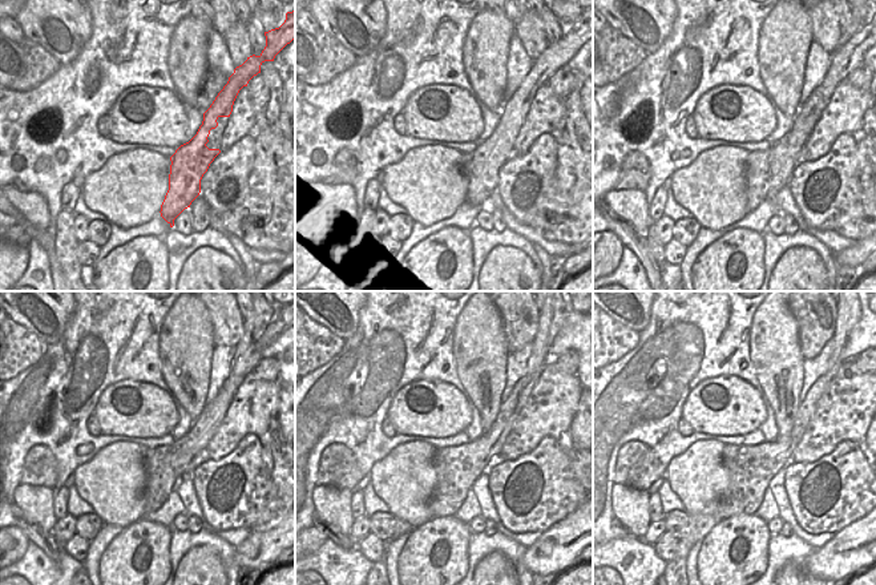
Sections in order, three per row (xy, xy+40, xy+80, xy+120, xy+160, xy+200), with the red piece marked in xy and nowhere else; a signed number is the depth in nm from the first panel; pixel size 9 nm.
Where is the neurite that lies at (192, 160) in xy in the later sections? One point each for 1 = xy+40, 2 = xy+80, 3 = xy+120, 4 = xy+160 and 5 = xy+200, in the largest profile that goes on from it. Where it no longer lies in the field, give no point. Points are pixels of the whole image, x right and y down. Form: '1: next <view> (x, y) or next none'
1: next xy+40 (487, 160)
2: next xy+80 (846, 59)
3: next xy+120 (246, 364)
4: next xy+160 (520, 392)
5: next xy+200 (818, 388)

